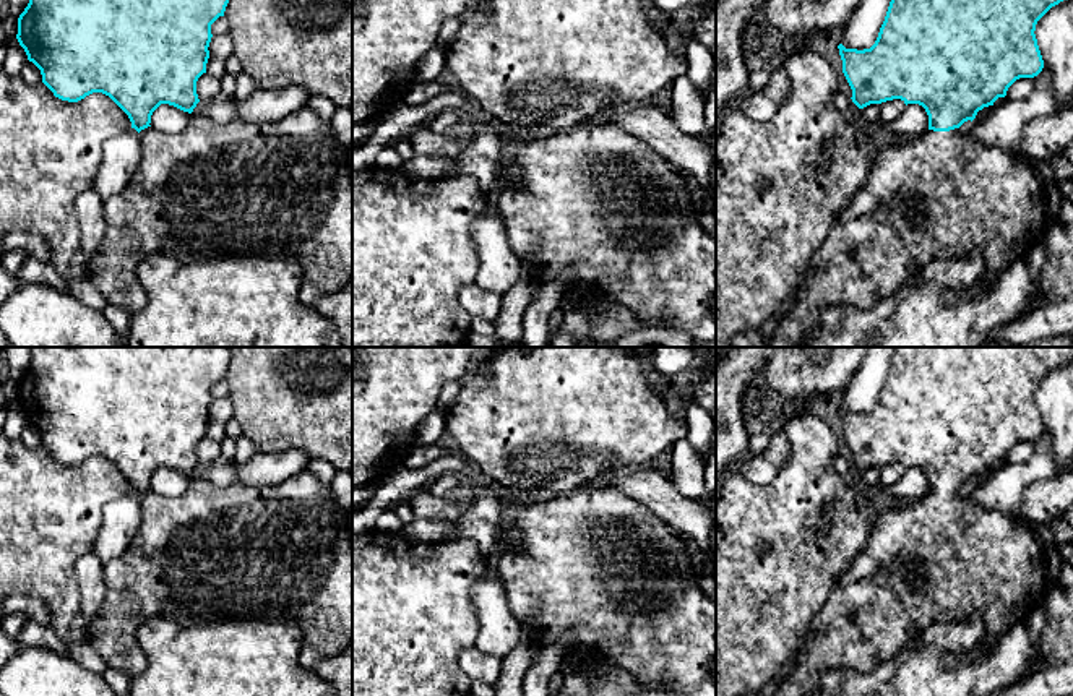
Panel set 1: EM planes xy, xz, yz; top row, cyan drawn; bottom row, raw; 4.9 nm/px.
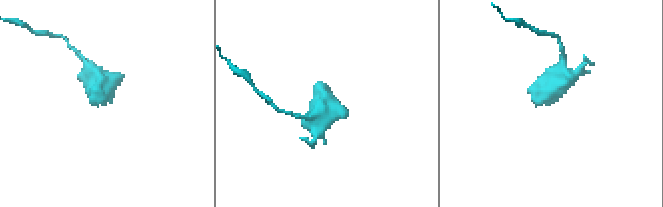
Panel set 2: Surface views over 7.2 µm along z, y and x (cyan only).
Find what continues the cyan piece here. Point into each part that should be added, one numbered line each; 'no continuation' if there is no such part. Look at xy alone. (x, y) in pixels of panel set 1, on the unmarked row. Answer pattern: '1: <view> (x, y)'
1: xy (283, 554)

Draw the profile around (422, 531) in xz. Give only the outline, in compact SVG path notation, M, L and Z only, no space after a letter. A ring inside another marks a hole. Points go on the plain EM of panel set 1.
M414 518L409 524L403 526L401 534L417 543L442 542L456 535L456 524L455 521Z

